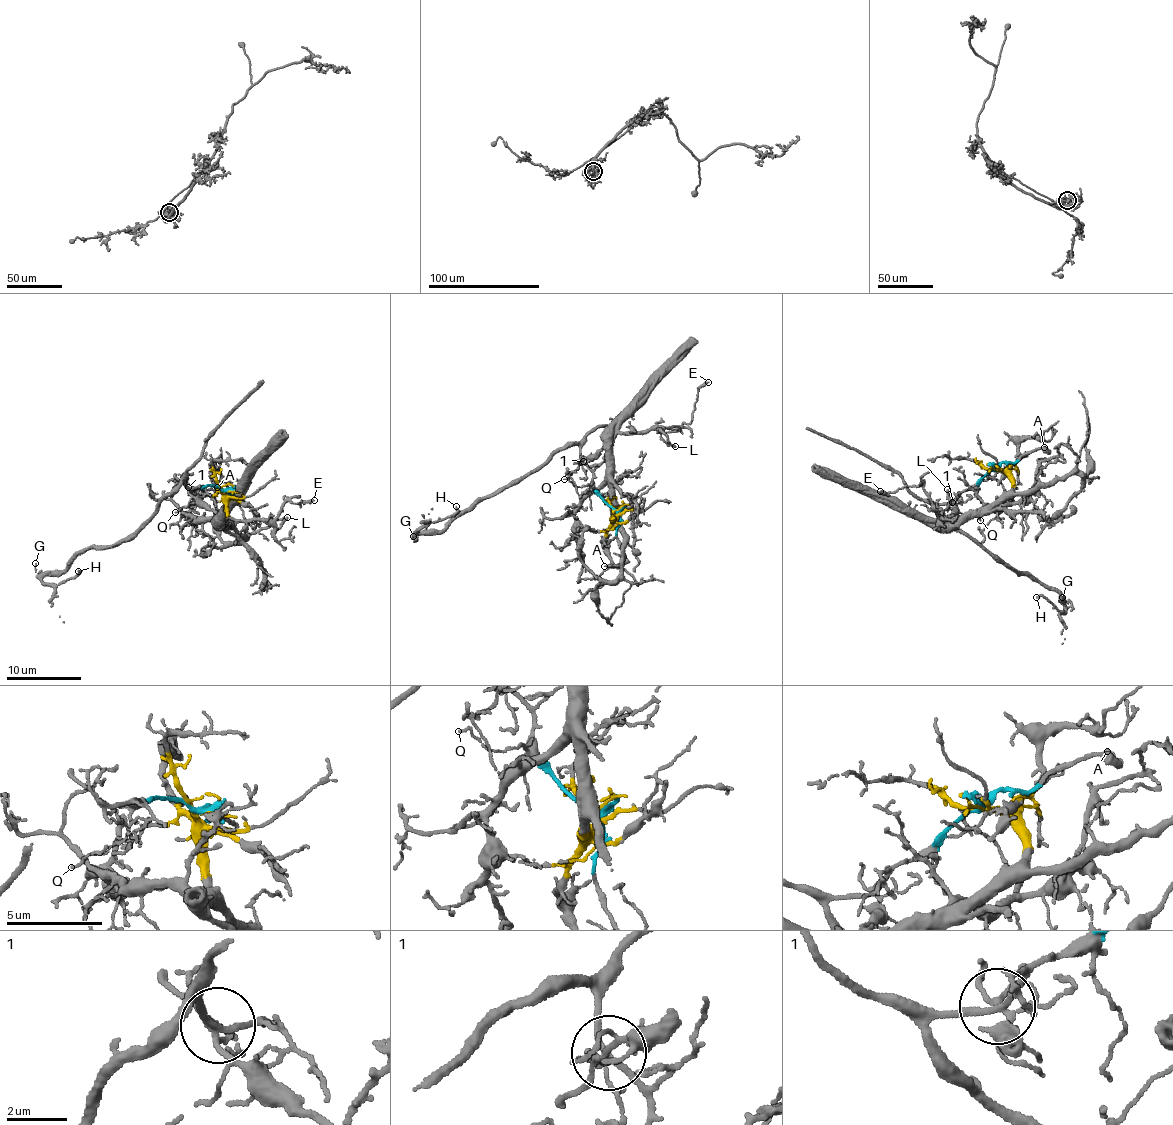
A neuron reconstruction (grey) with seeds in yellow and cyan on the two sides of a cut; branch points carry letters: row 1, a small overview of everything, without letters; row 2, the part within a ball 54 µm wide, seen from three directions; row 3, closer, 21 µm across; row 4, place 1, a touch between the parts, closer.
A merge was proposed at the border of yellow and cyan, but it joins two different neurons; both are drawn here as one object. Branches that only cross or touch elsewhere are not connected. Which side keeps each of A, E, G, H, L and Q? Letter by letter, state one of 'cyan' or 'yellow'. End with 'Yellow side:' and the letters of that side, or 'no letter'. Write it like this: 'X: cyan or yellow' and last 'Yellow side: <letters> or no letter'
A: cyan
E: yellow
G: cyan
H: cyan
L: yellow
Q: cyan
Yellow side: E, L

